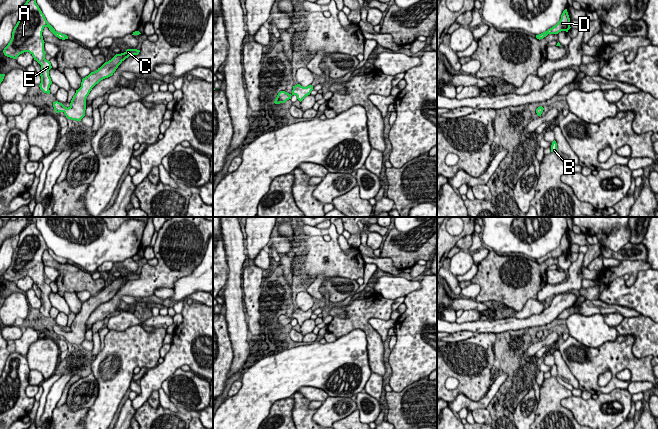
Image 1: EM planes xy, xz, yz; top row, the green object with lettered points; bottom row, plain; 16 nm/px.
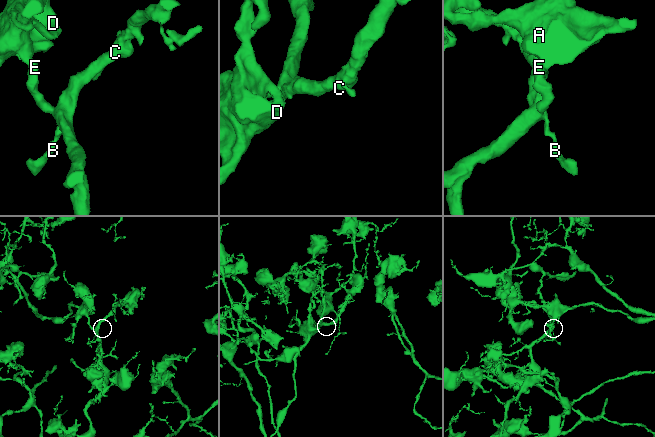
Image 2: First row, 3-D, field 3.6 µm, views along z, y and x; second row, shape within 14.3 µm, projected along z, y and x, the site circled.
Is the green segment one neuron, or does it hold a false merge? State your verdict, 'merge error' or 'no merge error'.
no merge error

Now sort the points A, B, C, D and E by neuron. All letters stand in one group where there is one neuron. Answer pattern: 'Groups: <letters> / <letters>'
Groups: A B C D E

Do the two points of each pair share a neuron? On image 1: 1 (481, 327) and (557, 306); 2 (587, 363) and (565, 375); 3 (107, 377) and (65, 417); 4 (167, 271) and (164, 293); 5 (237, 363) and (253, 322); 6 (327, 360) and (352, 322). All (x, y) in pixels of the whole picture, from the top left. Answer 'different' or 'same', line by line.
1: same
2: different
3: different
4: different
5: different
6: different

